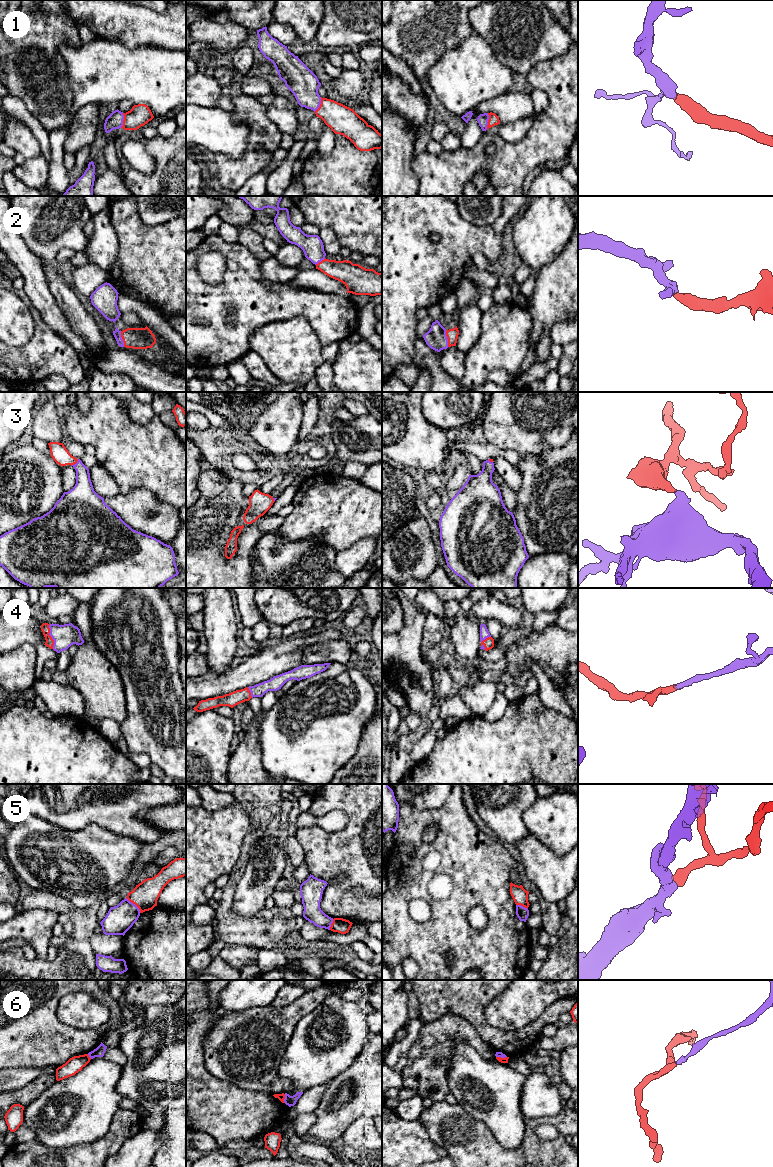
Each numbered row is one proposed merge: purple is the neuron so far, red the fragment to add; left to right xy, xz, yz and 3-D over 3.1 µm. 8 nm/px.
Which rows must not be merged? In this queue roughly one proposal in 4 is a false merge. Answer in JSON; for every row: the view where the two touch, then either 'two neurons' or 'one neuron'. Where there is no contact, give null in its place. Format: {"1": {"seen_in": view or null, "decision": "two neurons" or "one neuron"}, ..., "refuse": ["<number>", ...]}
{"1": {"seen_in": "yz", "decision": "one neuron"}, "2": {"seen_in": "yz", "decision": "one neuron"}, "3": {"seen_in": "xy", "decision": "one neuron"}, "4": {"seen_in": "xy", "decision": "one neuron"}, "5": {"seen_in": "xy", "decision": "two neurons"}, "6": {"seen_in": "xz", "decision": "two neurons"}, "refuse": ["5", "6"]}

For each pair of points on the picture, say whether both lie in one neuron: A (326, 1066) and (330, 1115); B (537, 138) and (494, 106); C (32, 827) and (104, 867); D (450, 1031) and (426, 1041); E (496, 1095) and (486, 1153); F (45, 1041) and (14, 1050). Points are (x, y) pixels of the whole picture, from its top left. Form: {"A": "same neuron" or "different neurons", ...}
{"A": "different neurons", "B": "different neurons", "C": "same neuron", "D": "same neuron", "E": "different neurons", "F": "same neuron"}

